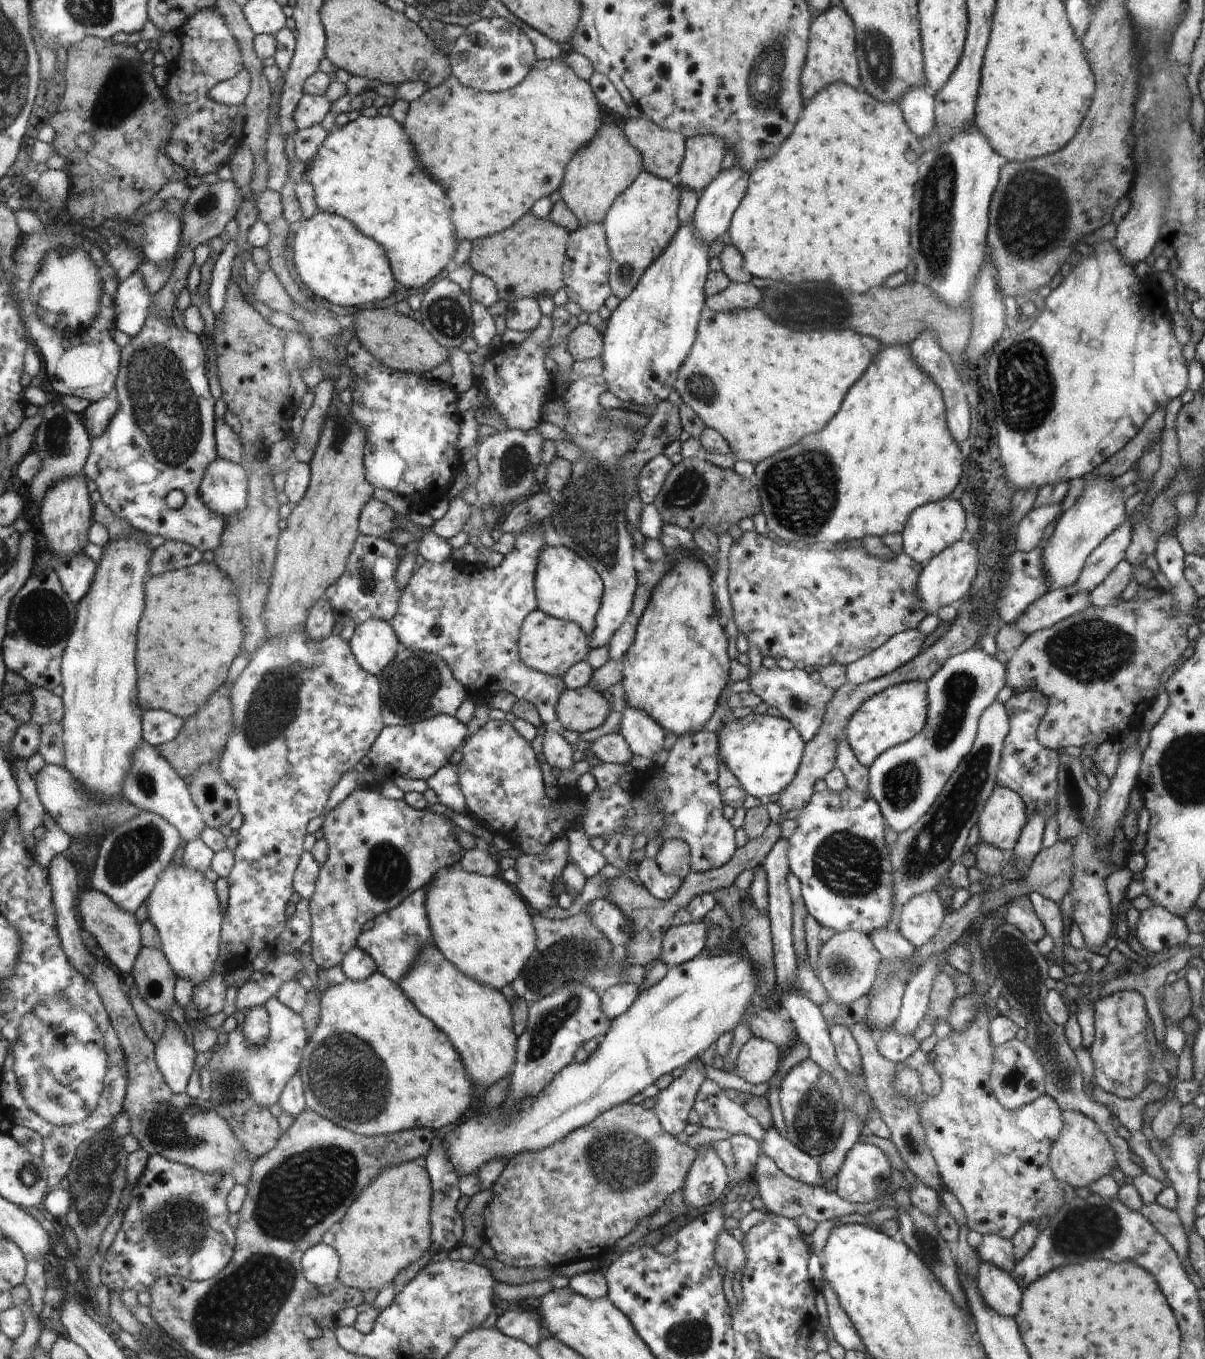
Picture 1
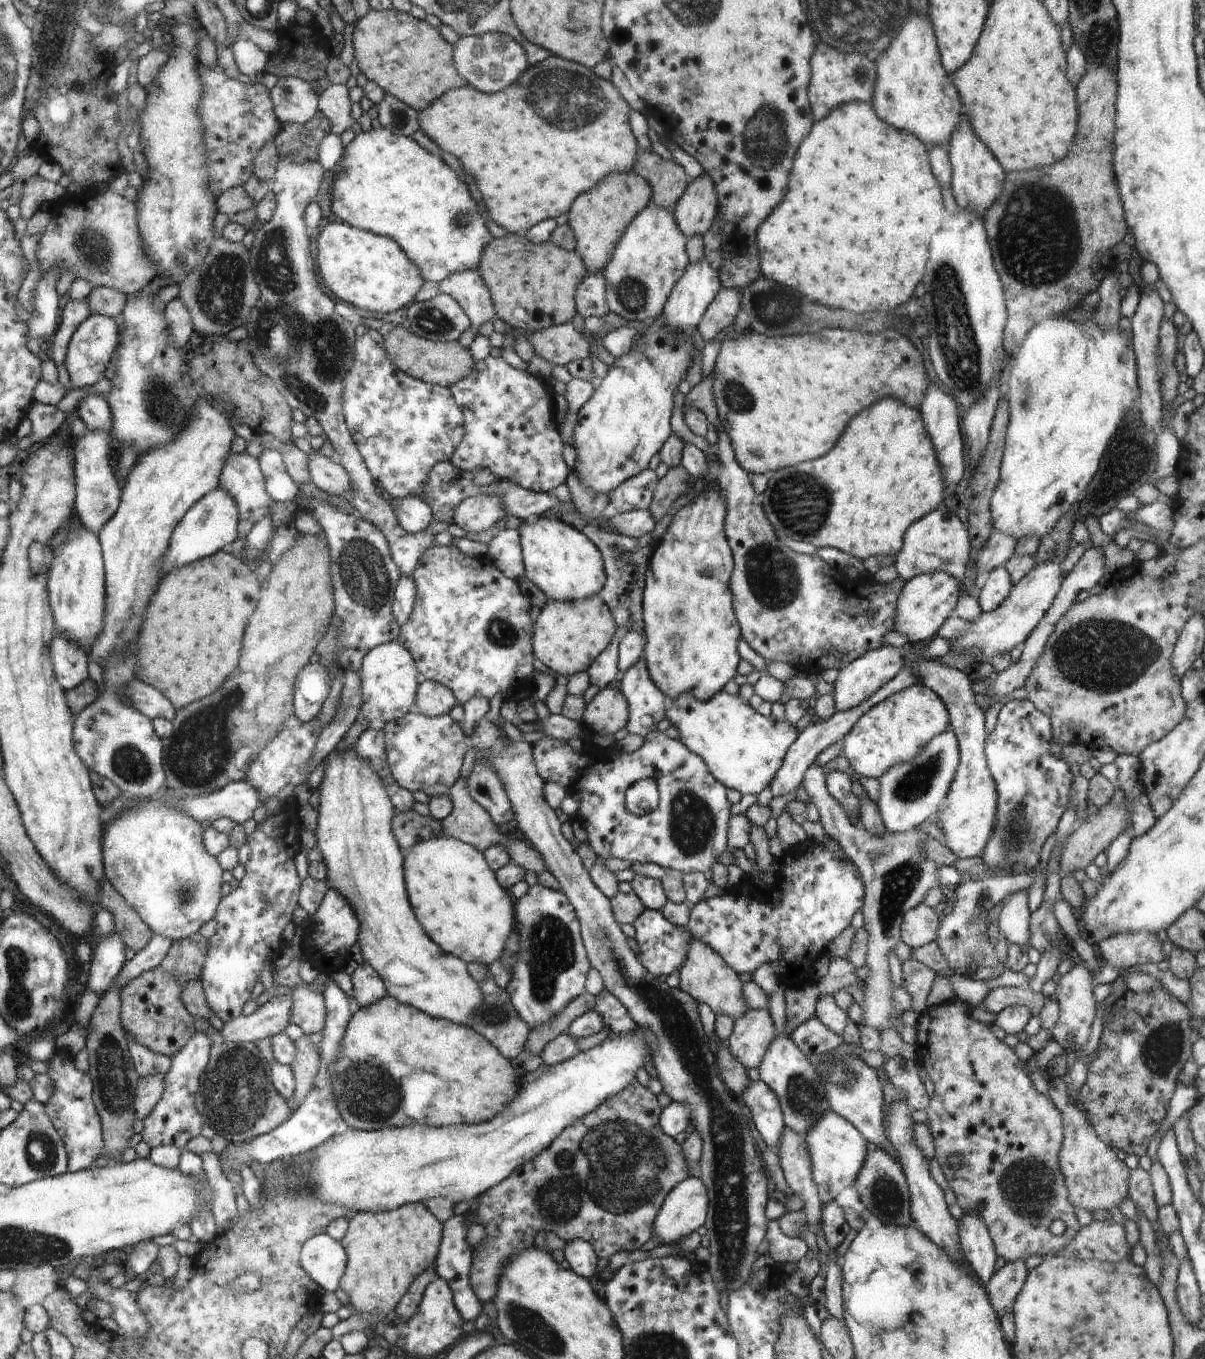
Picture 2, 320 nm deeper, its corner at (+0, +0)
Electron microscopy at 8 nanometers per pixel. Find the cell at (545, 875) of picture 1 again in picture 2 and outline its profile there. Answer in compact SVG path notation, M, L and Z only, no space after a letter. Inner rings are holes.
M532 885L516 902L516 919L519 956L505 989L522 1020L533 1029L551 1021L584 992L591 961L575 907L563 891Z

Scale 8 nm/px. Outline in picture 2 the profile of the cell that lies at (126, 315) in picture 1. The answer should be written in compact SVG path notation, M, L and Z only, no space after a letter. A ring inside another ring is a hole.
M92 315L76 331L69 348L66 366L72 372L73 388L90 388L108 378L110 362L120 347L120 326L118 320L106 315Z

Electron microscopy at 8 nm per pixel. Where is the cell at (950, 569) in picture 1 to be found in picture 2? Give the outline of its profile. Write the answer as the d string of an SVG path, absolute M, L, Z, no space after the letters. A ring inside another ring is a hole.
M947 572L916 575L906 581L896 607L895 630L906 636L907 642L922 642L932 638L952 616L958 602L962 585L956 577Z

